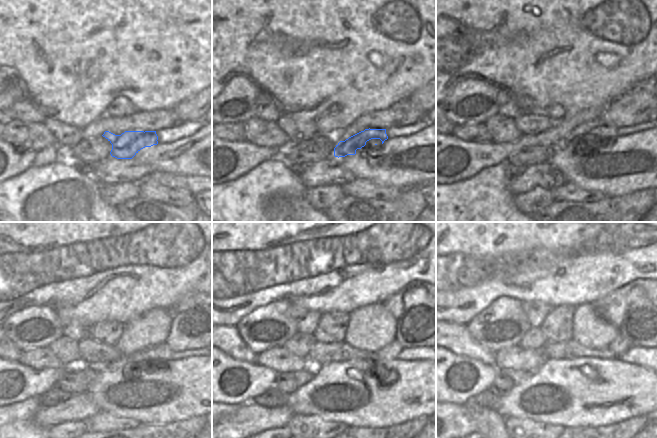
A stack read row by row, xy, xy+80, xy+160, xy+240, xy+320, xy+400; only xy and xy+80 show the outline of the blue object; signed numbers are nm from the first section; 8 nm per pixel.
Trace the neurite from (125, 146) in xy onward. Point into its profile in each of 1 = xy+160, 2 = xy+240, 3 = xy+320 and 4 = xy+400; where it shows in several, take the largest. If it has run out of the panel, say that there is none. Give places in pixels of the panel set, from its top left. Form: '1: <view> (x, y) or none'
1: xy+160 (581, 142)
2: xy+240 (162, 352)
3: xy+320 (391, 351)
4: xy+400 (619, 346)

